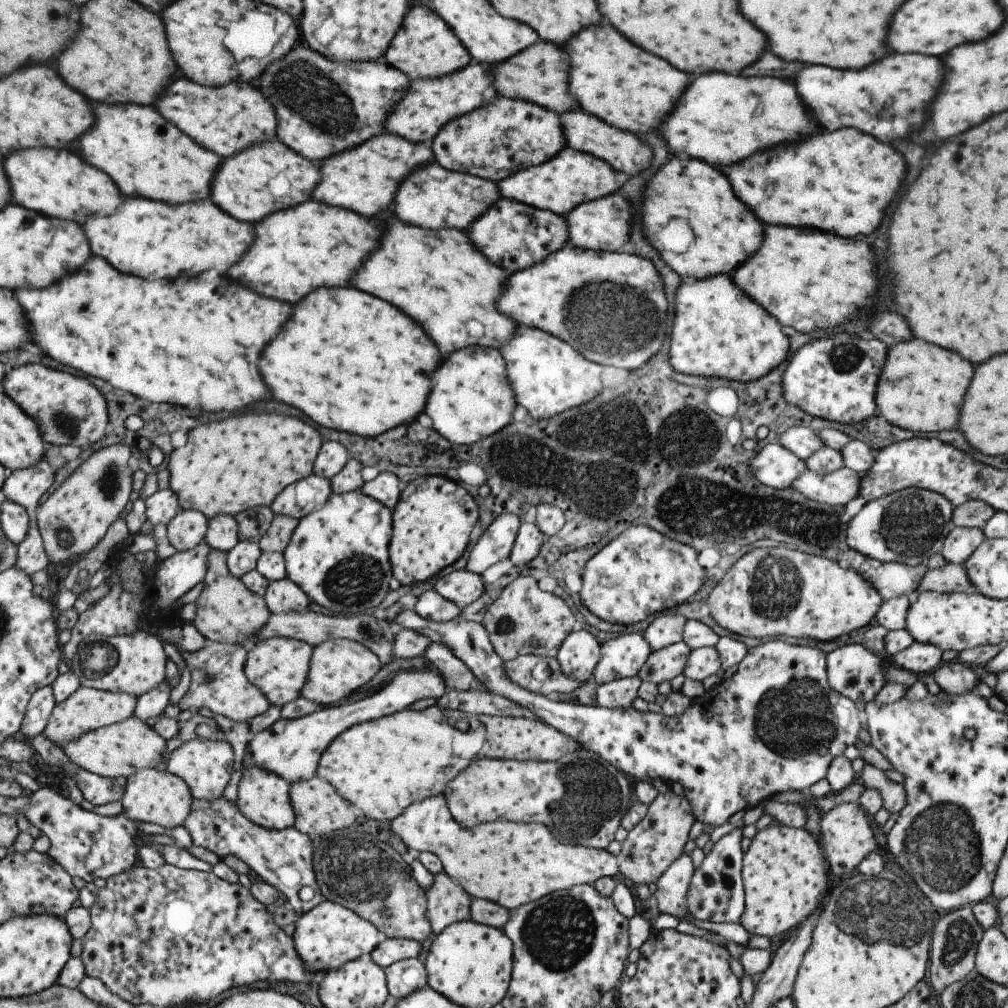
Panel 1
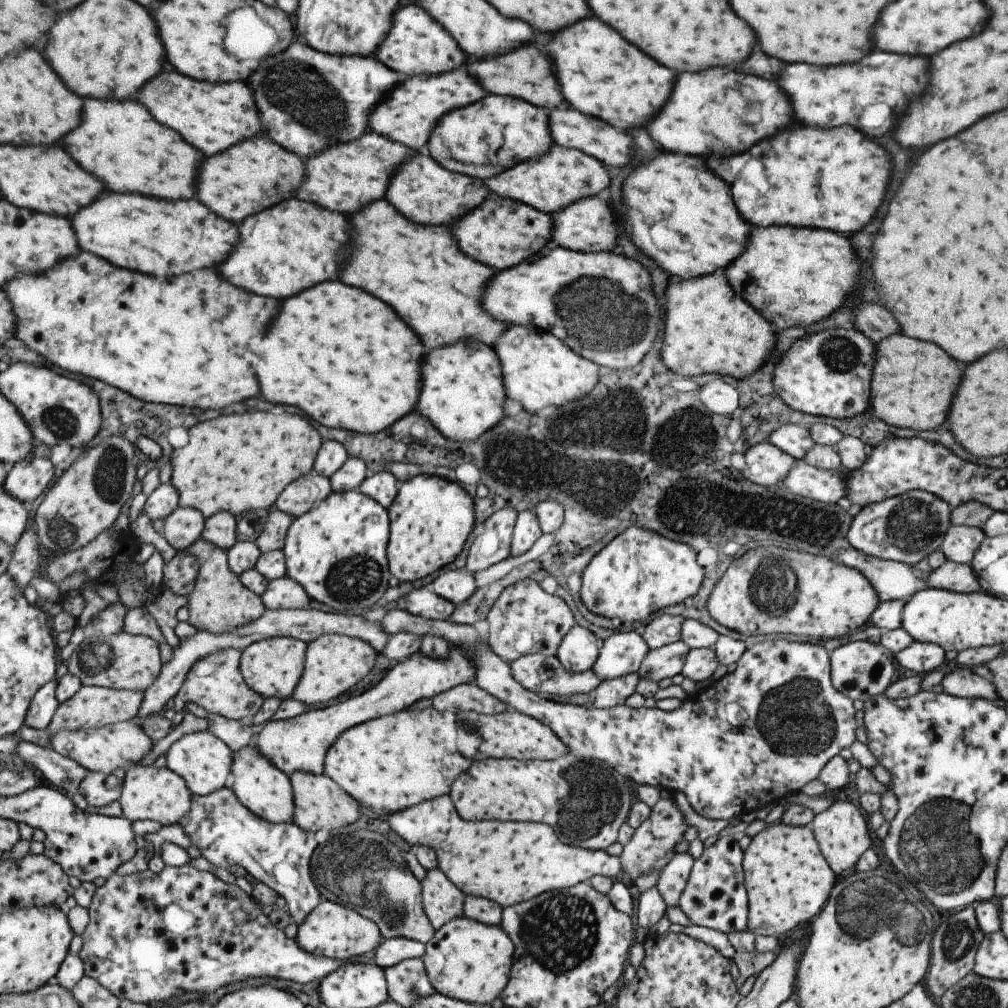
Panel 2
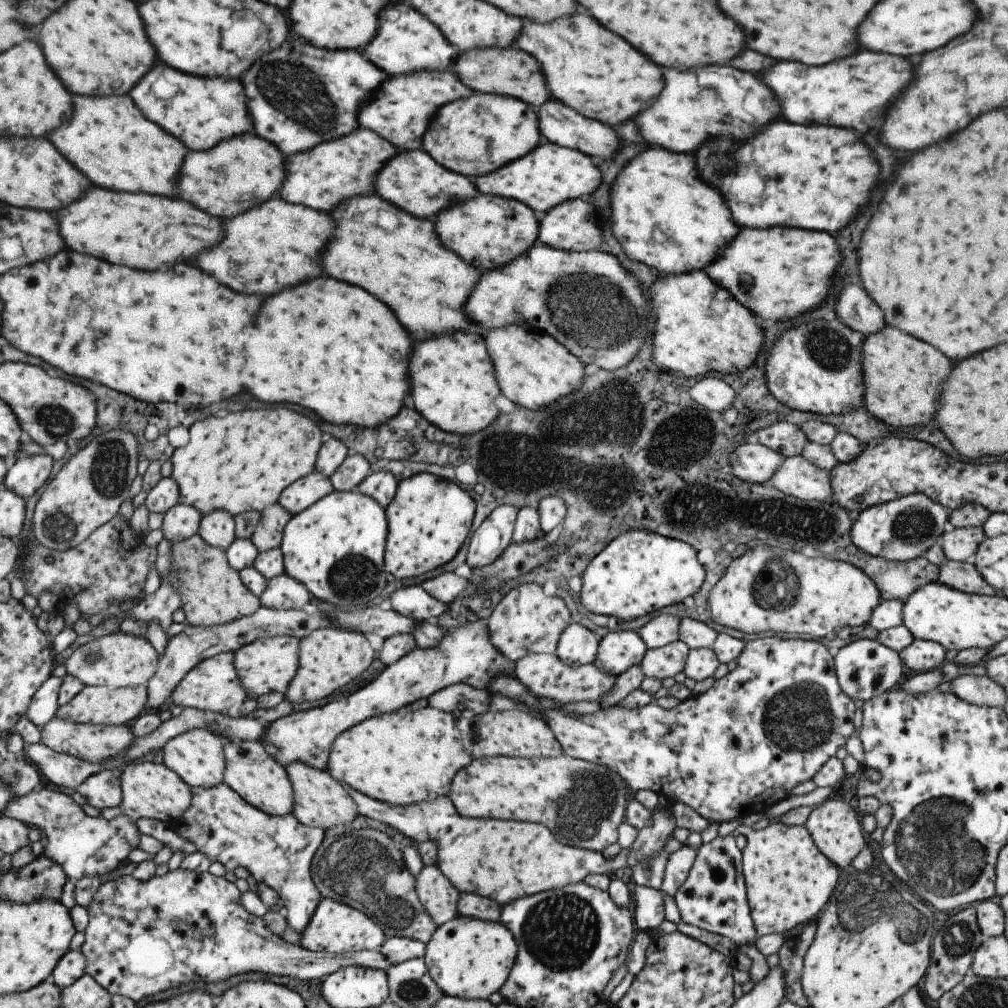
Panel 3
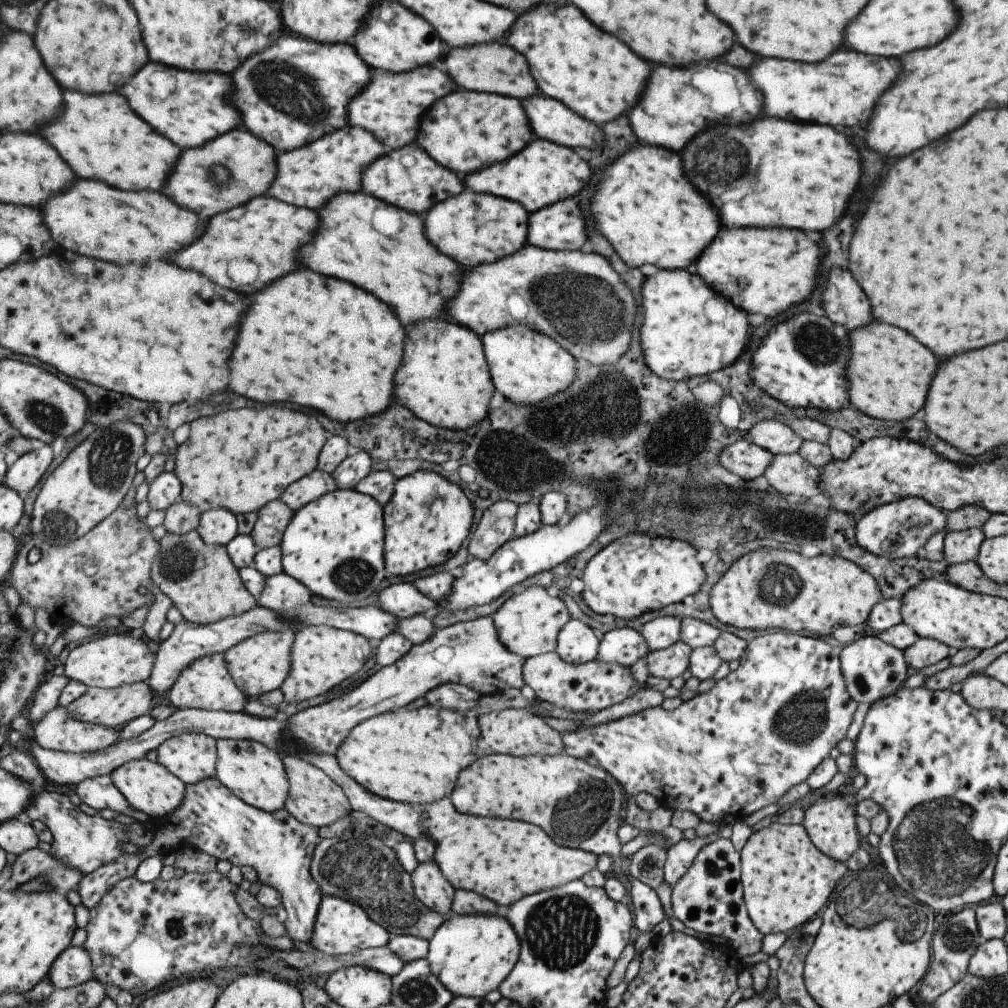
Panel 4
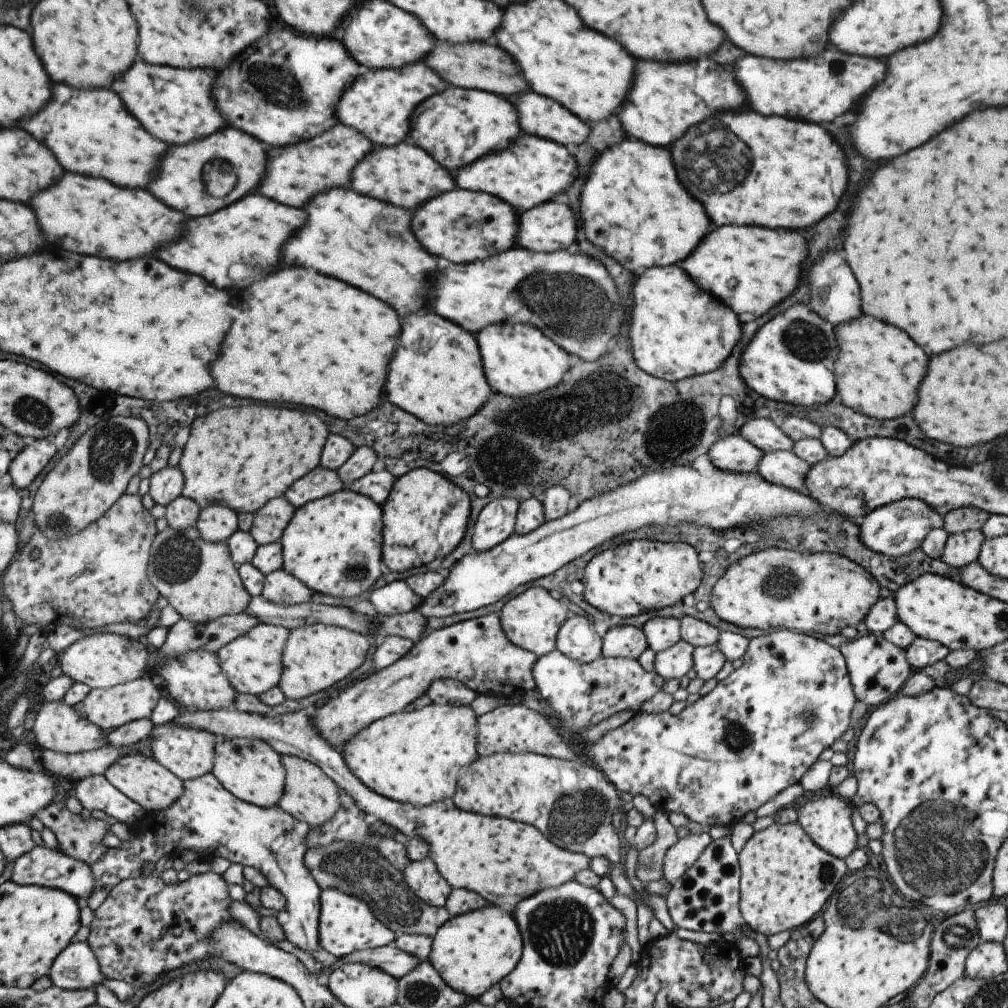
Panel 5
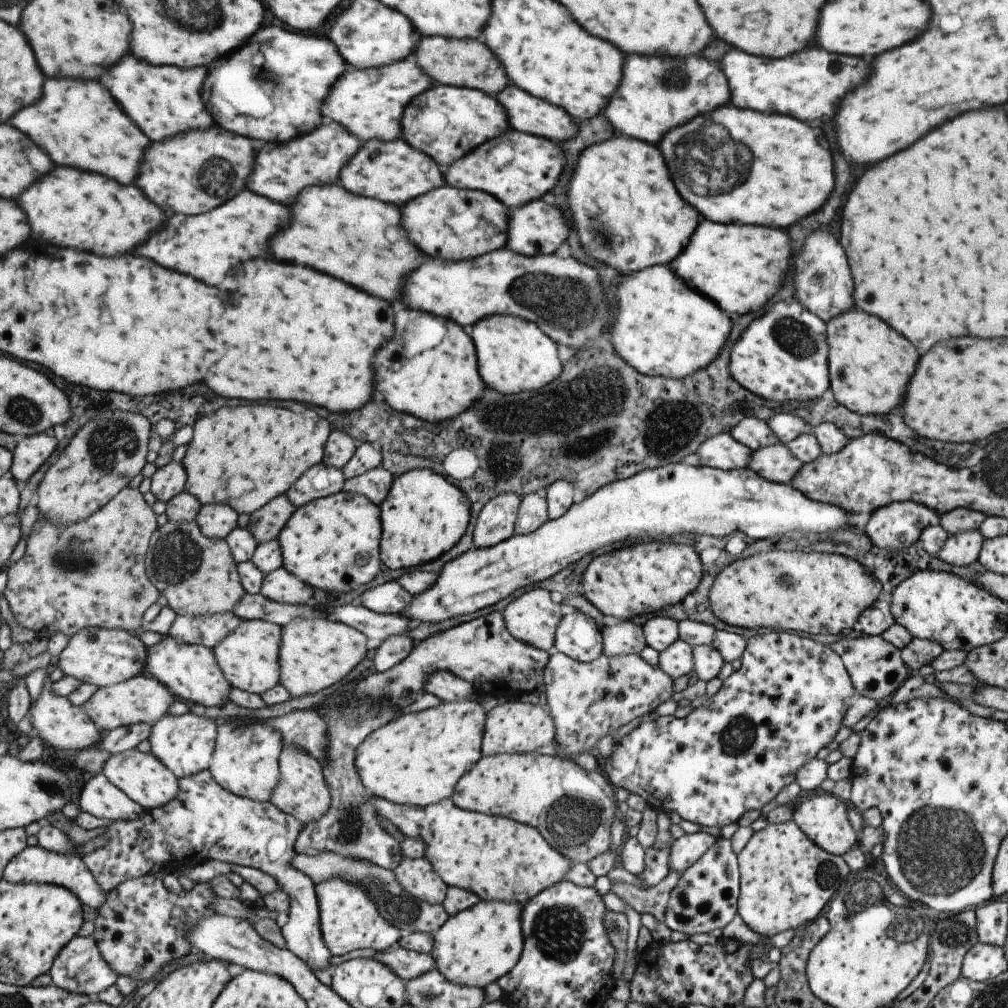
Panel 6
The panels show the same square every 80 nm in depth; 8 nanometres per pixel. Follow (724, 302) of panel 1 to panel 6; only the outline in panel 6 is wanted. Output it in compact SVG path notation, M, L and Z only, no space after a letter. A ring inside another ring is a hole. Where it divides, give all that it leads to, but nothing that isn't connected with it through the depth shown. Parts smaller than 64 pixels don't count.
M651 265L630 275L621 276L616 290L617 313L611 324L611 340L616 353L637 372L648 377L682 379L709 366L728 339L731 322L711 300L689 288L668 266Z

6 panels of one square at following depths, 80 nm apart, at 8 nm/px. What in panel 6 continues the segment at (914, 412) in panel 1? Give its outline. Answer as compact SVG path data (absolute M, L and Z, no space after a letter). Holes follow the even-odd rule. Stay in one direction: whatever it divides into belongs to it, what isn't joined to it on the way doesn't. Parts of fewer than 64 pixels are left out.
M855 308L826 323L828 380L834 399L860 415L886 415L902 404L915 363L917 350L885 322Z

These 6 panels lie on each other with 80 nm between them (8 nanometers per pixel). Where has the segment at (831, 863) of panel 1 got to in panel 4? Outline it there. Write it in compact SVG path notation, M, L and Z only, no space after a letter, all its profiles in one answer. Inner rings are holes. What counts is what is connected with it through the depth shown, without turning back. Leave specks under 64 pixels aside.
M821 795L813 798L813 802L804 810L802 827L817 850L837 862L845 863L859 848L858 832L855 826L856 811L841 797L825 798Z

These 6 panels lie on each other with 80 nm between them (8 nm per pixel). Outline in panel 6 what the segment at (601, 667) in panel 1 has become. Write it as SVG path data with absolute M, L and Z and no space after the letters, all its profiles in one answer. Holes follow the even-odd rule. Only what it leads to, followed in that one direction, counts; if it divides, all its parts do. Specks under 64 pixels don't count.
M628 620L620 624L600 629L602 634L602 654L608 657L638 655L646 645L642 627Z

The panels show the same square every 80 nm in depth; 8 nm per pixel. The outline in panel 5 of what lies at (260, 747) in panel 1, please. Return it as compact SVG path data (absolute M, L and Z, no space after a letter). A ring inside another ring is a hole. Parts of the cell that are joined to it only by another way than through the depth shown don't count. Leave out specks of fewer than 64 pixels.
M495 613L459 621L458 623L429 631L429 634L421 637L399 660L385 668L370 673L369 676L349 683L343 687L339 694L329 699L325 704L309 712L310 724L324 742L335 750L341 750L343 745L359 732L360 728L367 726L371 721L384 716L403 711L407 704L419 698L427 690L427 687L437 679L453 679L461 685L465 685L477 695L497 695L523 697L527 690L534 687L532 668L538 656L513 646L503 634L499 619Z

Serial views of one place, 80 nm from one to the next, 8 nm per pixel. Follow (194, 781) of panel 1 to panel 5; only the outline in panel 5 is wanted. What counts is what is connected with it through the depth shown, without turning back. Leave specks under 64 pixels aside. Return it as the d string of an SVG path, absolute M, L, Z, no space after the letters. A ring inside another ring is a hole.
M166 722L155 725L150 731L152 738L150 749L153 759L162 763L171 774L178 775L182 781L199 778L204 774L211 773L214 761L215 736L208 731L182 727L178 723Z

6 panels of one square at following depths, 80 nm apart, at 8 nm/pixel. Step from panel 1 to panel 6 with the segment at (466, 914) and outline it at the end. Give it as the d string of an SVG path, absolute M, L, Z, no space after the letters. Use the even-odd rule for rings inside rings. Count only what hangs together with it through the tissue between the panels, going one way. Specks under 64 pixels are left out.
M424 856L416 859L403 857L393 872L403 890L412 897L430 905L442 904L448 886Z

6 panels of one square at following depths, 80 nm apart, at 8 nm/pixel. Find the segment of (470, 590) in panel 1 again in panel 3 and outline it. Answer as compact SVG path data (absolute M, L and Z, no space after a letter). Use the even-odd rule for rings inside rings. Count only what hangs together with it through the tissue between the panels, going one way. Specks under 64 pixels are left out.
M447 571L435 578L425 580L419 586L437 600L444 602L448 605L452 600L464 594L465 591L469 590L471 581L455 575L451 571Z

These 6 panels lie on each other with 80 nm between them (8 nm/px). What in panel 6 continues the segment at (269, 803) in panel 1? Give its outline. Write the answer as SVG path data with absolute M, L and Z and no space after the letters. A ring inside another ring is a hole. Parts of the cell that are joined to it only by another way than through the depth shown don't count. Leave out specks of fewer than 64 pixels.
M216 720L216 737L208 766L213 780L238 797L267 803L279 780L278 756L283 748L280 734L257 720Z

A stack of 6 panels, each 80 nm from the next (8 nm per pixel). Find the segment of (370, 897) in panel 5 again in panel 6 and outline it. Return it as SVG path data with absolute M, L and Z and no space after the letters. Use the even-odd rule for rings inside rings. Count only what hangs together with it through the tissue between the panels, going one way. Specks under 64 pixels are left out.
M323 851L314 855L297 853L290 863L293 868L299 869L303 874L309 876L315 885L329 880L330 877L340 877L345 882L361 887L366 895L375 901L377 914L384 918L385 922L397 927L402 933L427 933L431 935L443 924L444 920L447 920L448 914L442 904L430 905L428 902L412 897L411 894L403 890L392 870L381 868L372 862L344 857L336 852Z

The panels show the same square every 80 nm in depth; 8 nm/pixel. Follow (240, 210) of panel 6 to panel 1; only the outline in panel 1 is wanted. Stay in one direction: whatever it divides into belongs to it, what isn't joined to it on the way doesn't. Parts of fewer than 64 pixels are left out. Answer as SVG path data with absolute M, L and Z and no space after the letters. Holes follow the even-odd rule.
M305 202L257 222L253 246L227 274L257 294L295 304L315 288L347 286L347 280L379 244L379 234L381 222L373 218L321 202Z

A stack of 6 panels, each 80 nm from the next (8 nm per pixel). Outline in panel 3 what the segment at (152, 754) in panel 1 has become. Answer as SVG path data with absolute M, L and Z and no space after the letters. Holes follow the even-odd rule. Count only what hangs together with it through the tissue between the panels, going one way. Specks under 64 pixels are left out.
M55 717L42 728L42 742L54 751L75 755L91 763L105 763L113 754L121 755L135 740L134 734L128 726L92 725L74 723L69 719Z

